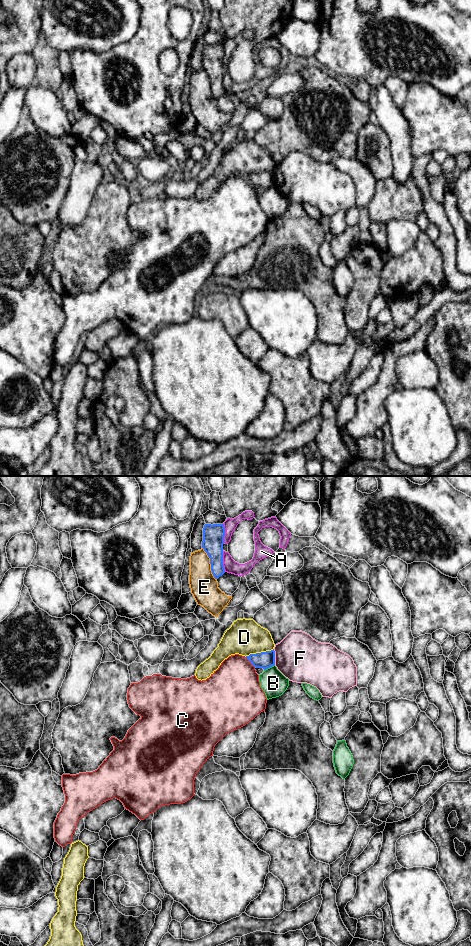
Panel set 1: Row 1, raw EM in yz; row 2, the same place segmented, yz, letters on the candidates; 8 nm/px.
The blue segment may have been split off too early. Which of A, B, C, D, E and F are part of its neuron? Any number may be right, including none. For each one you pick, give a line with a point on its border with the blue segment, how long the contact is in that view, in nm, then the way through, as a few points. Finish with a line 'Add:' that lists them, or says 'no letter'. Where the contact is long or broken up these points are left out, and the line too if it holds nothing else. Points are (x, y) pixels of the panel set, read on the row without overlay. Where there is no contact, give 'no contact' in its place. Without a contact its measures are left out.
Add: no letter

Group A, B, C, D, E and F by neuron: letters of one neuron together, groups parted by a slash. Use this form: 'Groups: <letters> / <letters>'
Groups: A / B / C / D / E / F

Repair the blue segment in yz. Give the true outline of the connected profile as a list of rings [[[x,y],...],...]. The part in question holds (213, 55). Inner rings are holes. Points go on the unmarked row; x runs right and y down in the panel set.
[[[205,44],[202,68],[210,78],[211,91],[215,99],[225,93],[223,85],[224,44]]]

